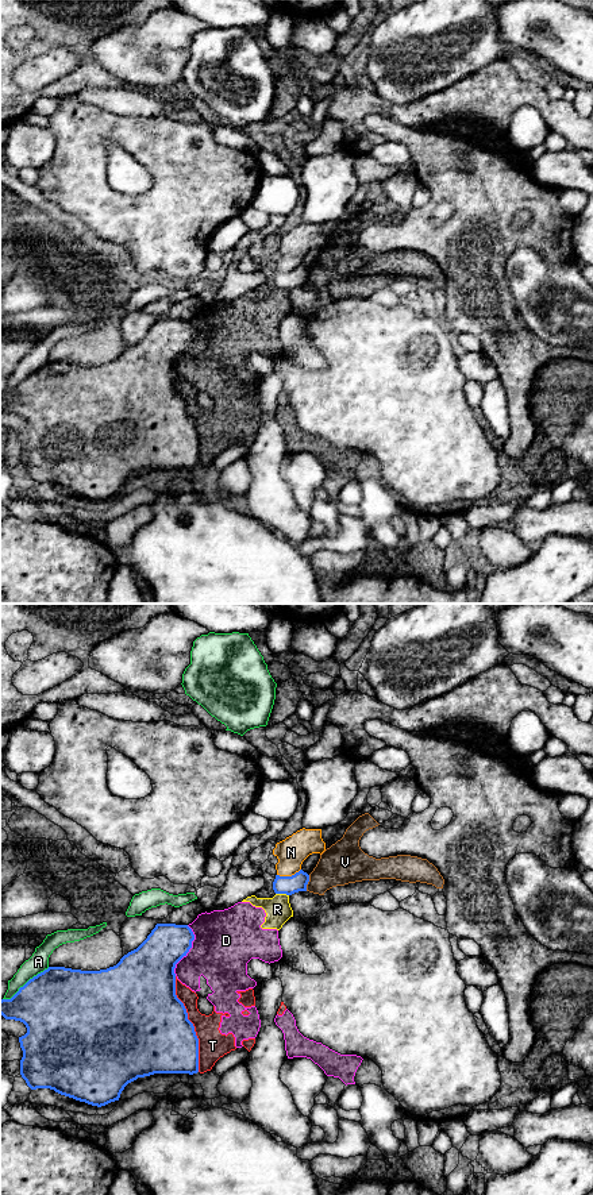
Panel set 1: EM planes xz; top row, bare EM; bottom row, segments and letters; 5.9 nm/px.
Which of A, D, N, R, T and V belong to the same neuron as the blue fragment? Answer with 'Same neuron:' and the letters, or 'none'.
Same neuron: none

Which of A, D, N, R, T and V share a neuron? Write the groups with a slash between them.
A / D R T V / N

